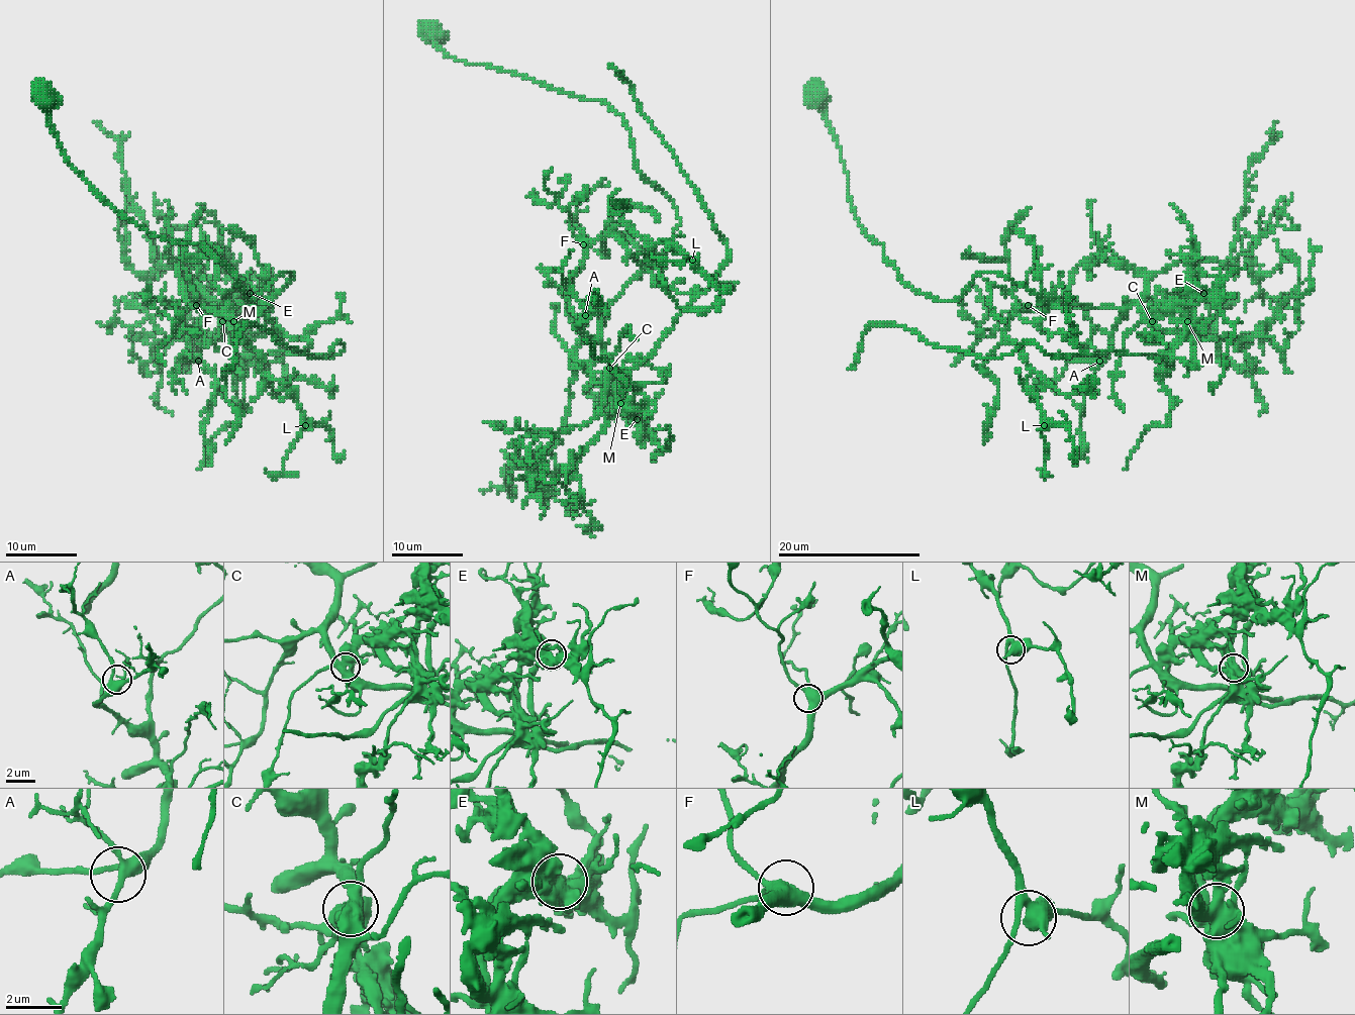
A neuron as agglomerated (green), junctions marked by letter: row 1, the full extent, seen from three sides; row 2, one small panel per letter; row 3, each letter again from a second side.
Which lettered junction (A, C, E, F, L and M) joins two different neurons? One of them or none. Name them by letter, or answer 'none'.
C

